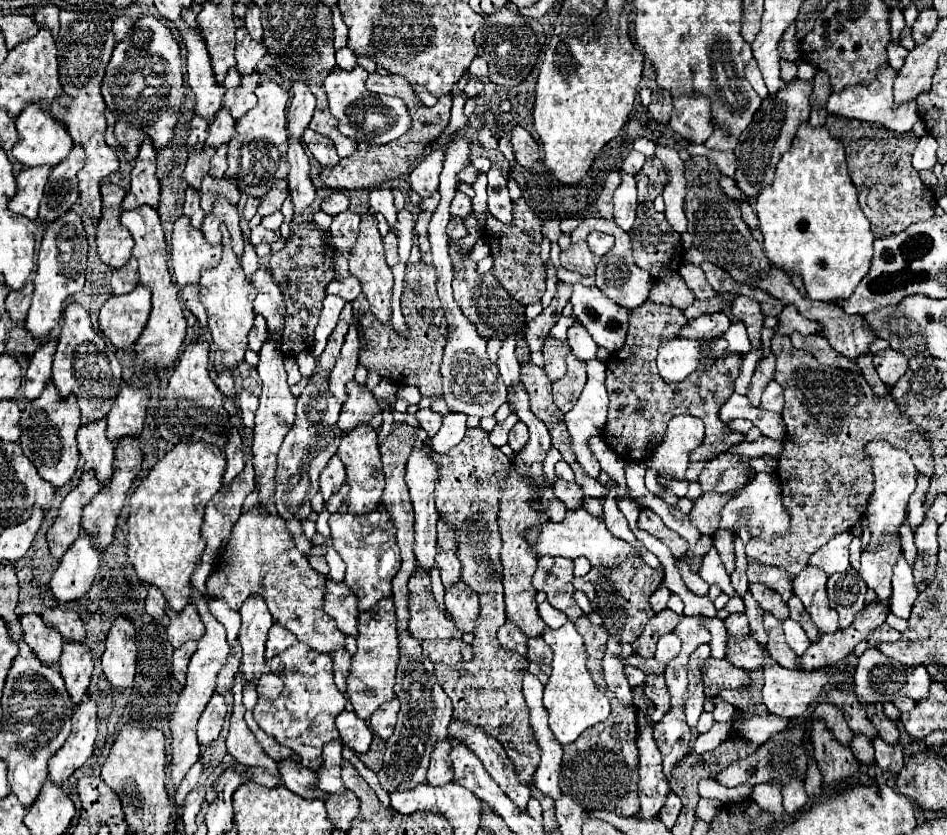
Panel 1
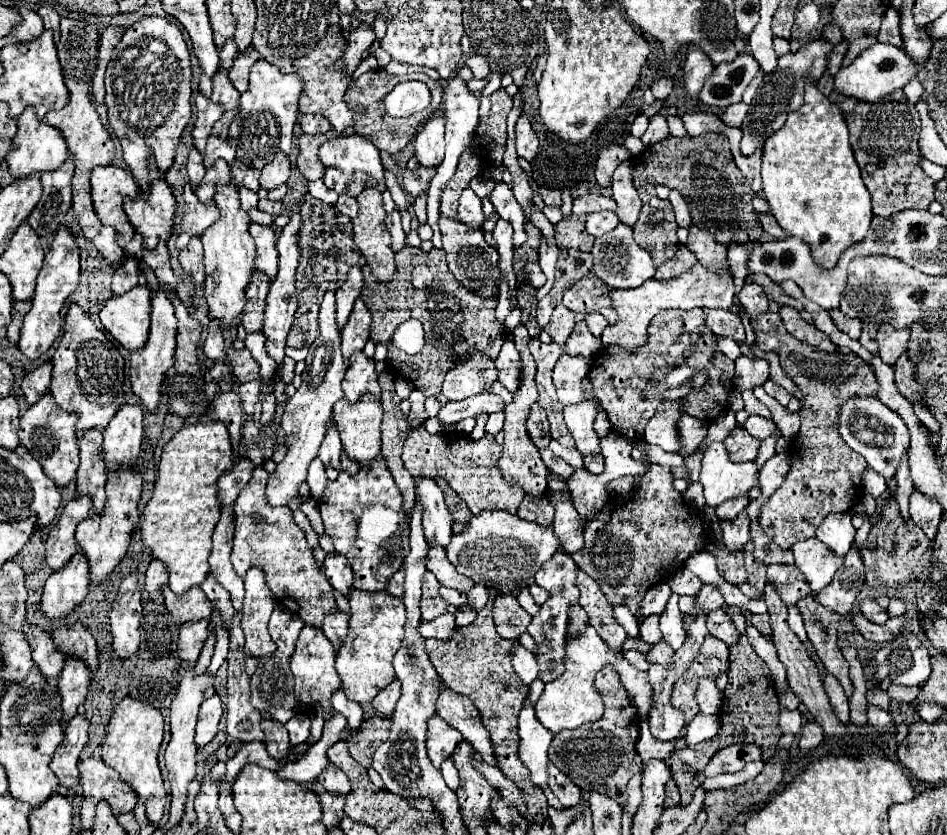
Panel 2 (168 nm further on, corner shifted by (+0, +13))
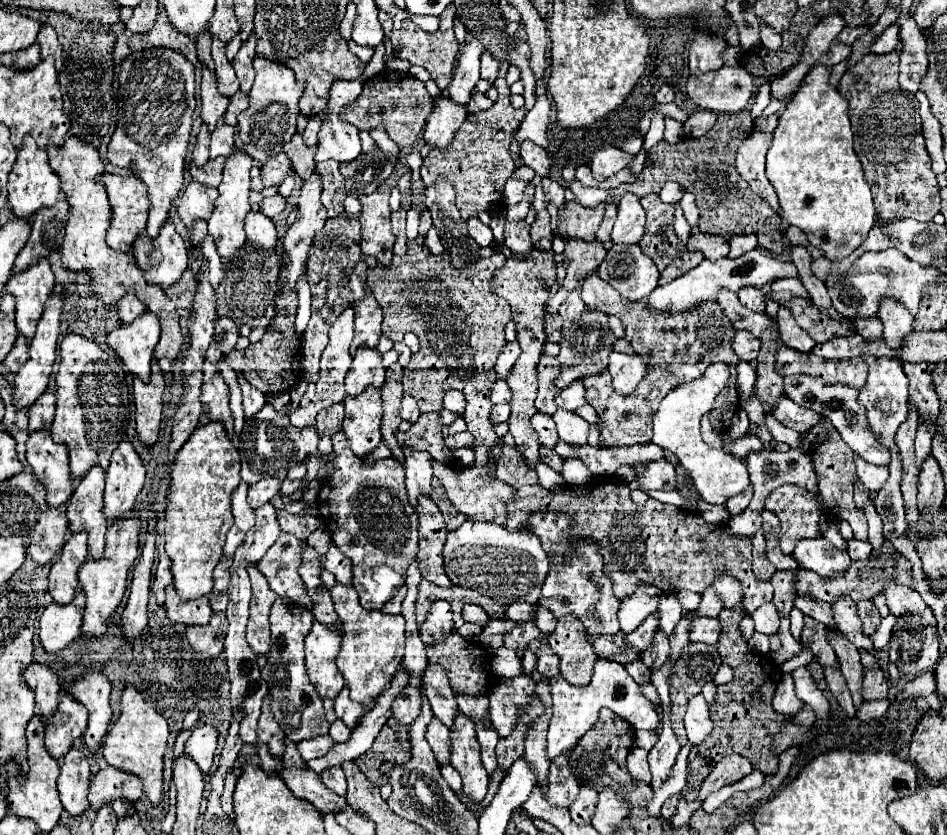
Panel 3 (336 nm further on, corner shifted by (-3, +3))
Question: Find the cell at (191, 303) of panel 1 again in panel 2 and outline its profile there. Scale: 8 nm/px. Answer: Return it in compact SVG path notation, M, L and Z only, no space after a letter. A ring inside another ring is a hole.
M193 238L179 254L179 262L183 270L197 280L197 284L203 284L205 280L205 266L203 266L203 246L201 238Z

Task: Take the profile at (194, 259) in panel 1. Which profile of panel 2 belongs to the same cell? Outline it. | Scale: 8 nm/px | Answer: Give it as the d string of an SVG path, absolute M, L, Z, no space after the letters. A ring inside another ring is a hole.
M189 184L183 186L183 198L185 198L185 208L183 208L181 228L177 234L177 248L179 250L183 250L193 236L201 236L201 232L205 228L209 228L209 224L213 224L213 220L217 220L215 202L211 200L209 204L203 204L195 196L195 192Z

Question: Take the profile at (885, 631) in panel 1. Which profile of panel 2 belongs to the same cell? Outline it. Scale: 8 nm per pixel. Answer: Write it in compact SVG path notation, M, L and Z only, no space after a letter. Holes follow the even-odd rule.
M865 598L865 600L861 600L861 612L863 612L863 616L867 618L867 620L871 620L871 622L877 622L877 624L883 624L889 616L887 616L887 612L873 600L873 598Z

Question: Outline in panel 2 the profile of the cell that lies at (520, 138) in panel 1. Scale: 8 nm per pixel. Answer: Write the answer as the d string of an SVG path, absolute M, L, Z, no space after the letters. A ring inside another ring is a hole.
M521 116L517 120L517 154L523 160L533 160L533 156L537 154L539 148L539 140L527 120L527 116Z

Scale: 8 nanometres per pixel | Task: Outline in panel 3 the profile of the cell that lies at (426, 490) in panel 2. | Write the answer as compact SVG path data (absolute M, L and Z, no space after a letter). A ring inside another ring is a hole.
M404 446L404 470L406 470L406 488L410 506L418 510L418 498L420 494L432 492L432 456L428 452L418 452L408 446Z

